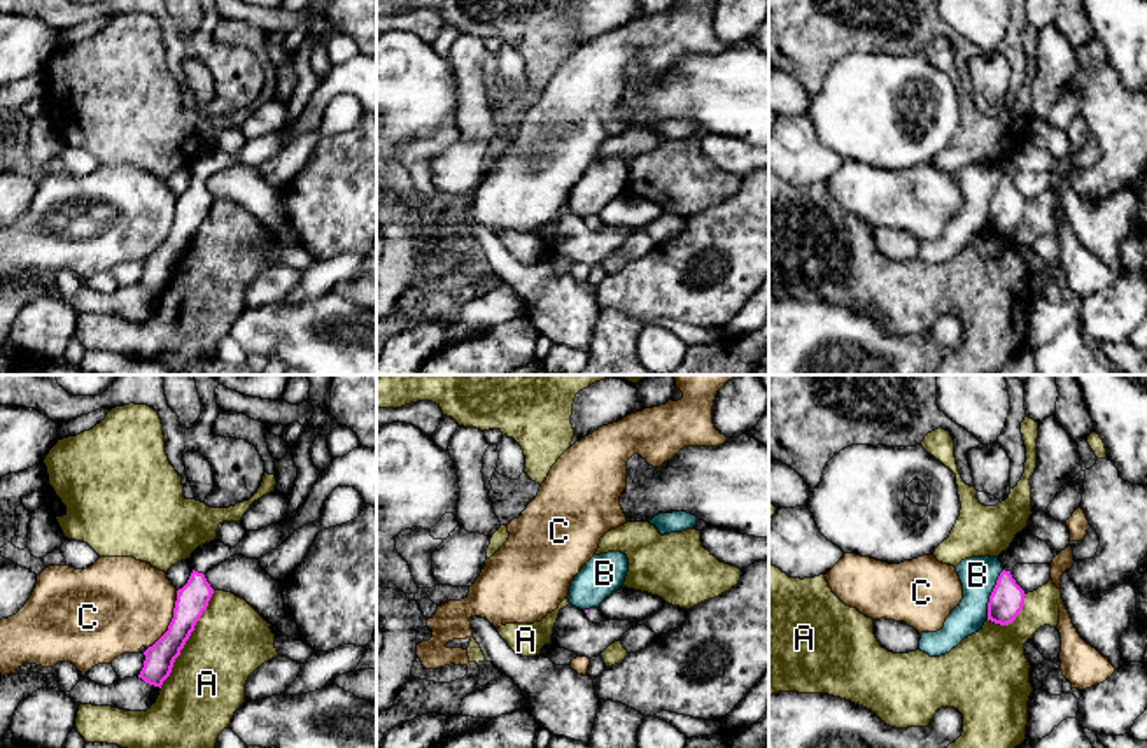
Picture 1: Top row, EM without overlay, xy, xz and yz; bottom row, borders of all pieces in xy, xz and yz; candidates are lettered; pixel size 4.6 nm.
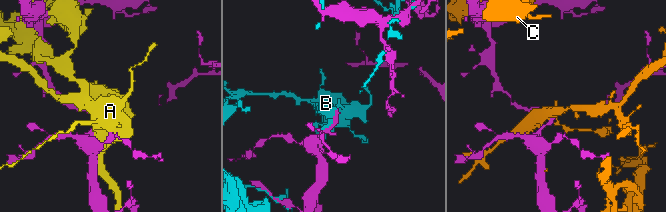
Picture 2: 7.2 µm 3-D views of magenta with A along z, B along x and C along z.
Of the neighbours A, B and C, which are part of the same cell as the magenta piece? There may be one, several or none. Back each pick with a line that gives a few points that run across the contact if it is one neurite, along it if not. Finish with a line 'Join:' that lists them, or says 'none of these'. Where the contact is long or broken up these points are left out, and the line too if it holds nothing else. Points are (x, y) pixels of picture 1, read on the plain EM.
Join: none of these

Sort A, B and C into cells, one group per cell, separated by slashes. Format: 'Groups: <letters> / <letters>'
Groups: A / B / C

